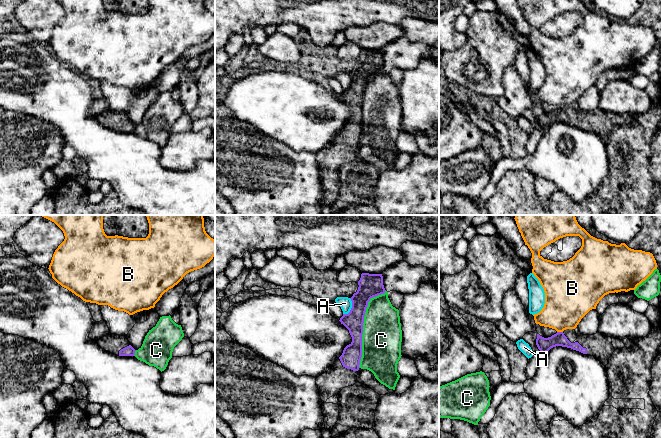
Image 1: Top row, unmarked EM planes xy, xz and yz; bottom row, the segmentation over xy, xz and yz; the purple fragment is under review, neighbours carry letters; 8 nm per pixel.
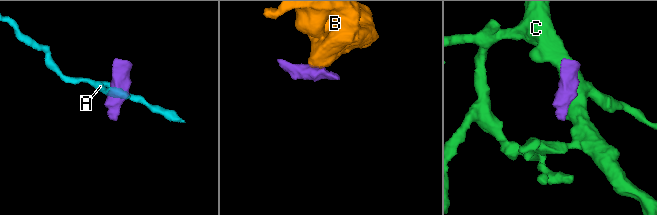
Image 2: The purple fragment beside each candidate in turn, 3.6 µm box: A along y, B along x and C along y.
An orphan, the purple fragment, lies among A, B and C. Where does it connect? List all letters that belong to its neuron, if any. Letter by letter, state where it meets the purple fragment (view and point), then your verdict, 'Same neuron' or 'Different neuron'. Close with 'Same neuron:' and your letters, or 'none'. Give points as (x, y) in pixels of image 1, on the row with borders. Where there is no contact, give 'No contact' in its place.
A: Touches purple at xz (351, 308). Different neuron
B: Touches purple at yz (560, 332). Different neuron
C: Touches purple at xz (362, 325). Different neuron
Same neuron: none

